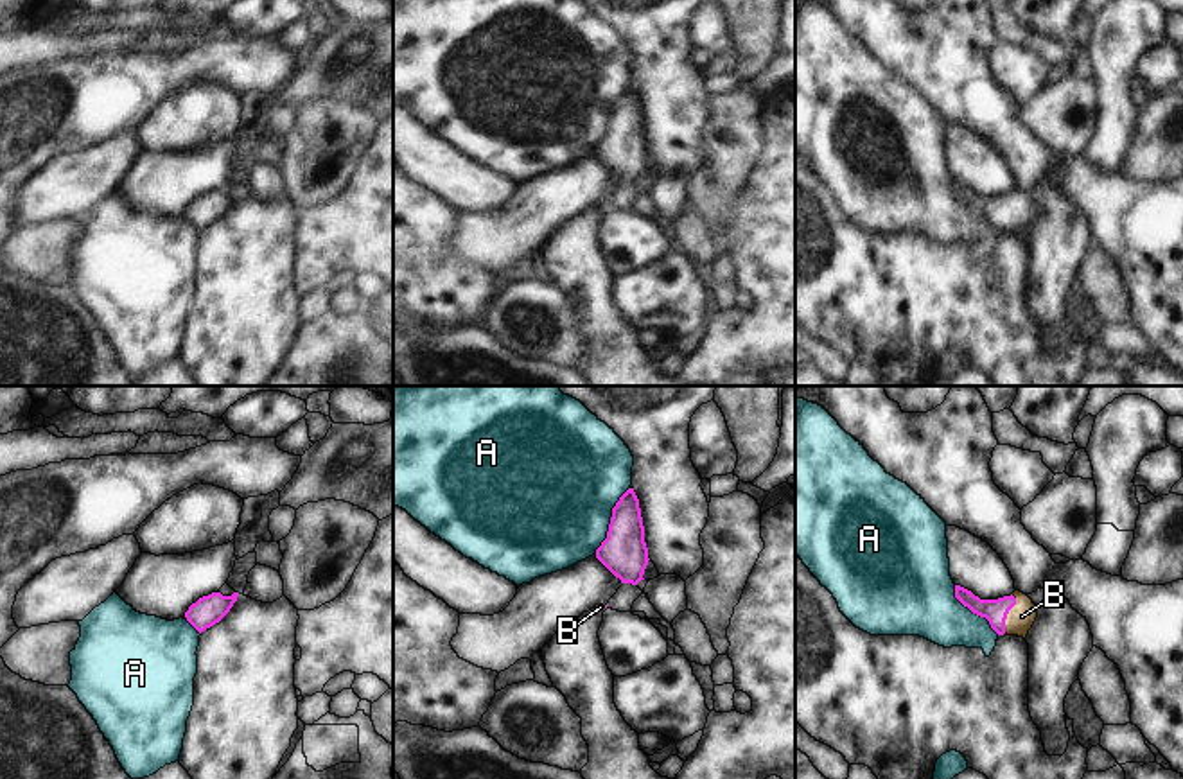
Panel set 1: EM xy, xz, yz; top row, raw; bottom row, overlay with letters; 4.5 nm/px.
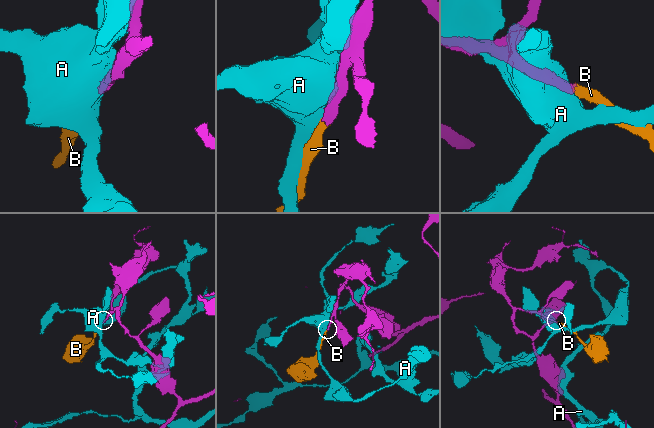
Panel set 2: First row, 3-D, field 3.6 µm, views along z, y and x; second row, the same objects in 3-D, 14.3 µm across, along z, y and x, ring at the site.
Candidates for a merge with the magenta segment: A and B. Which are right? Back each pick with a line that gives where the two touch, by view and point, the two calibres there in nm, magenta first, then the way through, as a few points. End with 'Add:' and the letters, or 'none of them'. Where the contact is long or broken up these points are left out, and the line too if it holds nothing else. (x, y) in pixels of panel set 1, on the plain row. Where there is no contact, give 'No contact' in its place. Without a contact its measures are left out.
B: Touches magenta at yz (1007, 210). Thickness 110 nm (magenta) against 120 nm. Path across: yz (995, 209), (1007, 210), (1022, 214)
Add: B

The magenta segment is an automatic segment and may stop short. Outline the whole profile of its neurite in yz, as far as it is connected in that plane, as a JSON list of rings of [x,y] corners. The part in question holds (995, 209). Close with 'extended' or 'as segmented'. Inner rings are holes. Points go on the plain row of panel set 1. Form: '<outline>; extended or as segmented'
[[[955,183],[955,196],[973,212],[986,215],[998,233],[1007,232],[1025,237],[1038,215],[1036,203],[1020,188],[998,197],[980,197],[971,188]]]; extended

